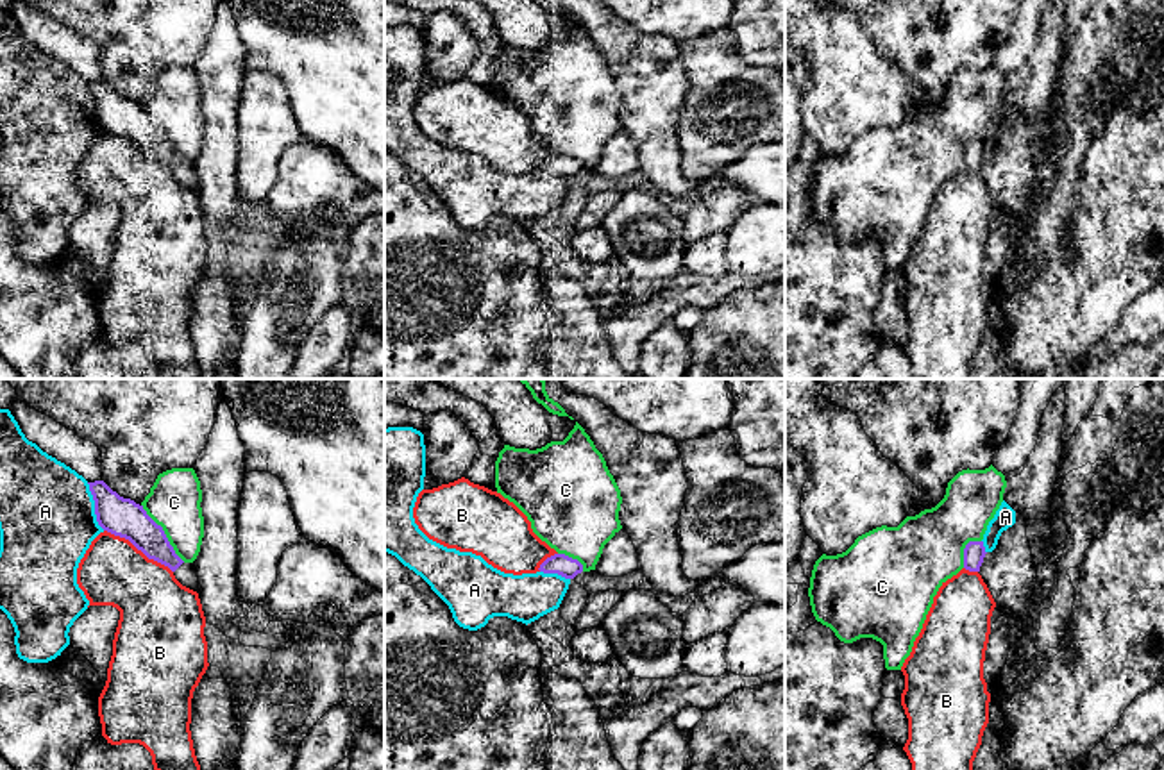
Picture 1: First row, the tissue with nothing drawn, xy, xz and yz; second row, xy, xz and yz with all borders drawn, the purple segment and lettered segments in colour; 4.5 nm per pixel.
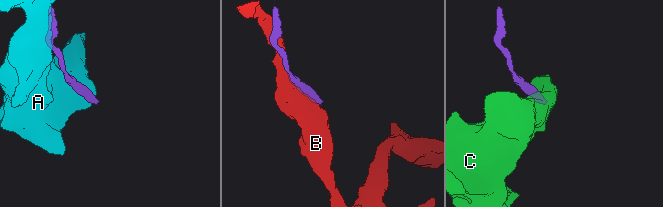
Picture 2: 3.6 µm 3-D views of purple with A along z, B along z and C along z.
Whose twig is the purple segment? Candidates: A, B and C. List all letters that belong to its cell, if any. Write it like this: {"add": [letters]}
{"add": []}

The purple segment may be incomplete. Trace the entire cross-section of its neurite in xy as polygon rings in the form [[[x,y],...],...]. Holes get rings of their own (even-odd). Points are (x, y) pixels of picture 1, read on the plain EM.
[[[104,80],[88,82],[95,100],[98,125],[120,138],[129,139],[148,159],[168,166],[175,179],[198,191],[198,177],[191,163],[184,163],[170,145],[164,130],[131,98],[120,96]]]

